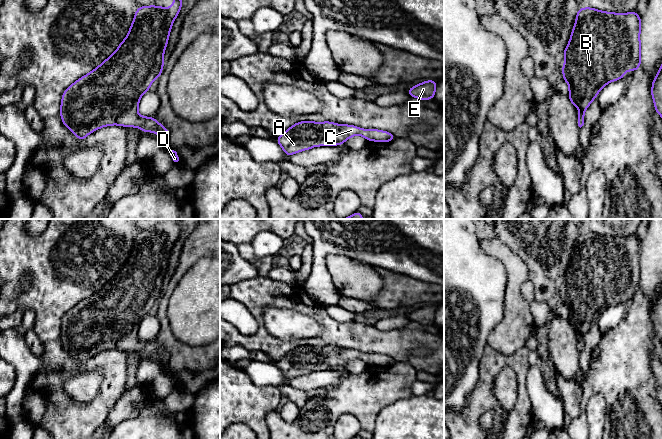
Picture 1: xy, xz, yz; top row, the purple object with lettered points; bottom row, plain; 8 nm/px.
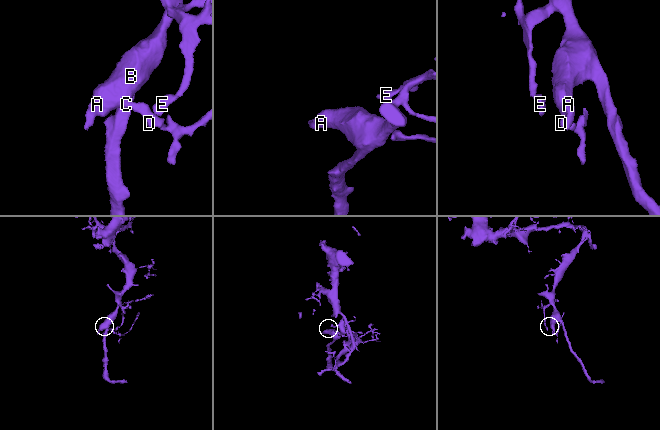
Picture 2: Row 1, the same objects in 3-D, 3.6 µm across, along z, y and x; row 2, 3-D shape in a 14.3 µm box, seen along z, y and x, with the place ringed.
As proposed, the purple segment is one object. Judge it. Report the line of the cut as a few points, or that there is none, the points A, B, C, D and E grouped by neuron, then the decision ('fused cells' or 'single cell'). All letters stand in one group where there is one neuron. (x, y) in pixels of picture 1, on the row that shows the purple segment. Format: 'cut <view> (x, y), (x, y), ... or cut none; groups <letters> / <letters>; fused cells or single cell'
cut none; groups A B C D E; single cell

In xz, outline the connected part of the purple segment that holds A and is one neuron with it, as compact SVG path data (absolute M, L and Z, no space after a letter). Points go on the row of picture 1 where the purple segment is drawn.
M302 121L295 123L276 138L285 154L289 157L302 150L315 146L337 146L355 135L362 135L368 141L389 142L396 137L377 129L361 129L354 125L340 125L333 122Z

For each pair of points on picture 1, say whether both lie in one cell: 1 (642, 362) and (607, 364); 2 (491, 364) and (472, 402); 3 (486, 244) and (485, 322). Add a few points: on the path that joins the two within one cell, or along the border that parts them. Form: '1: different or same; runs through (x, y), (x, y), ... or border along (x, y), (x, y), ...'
1: same; runs through (633, 362), (616, 364)
2: same; runs through (487, 373), (481, 390), (478, 393)
3: different; border along (480, 242), (480, 247), (496, 258), (504, 268)

